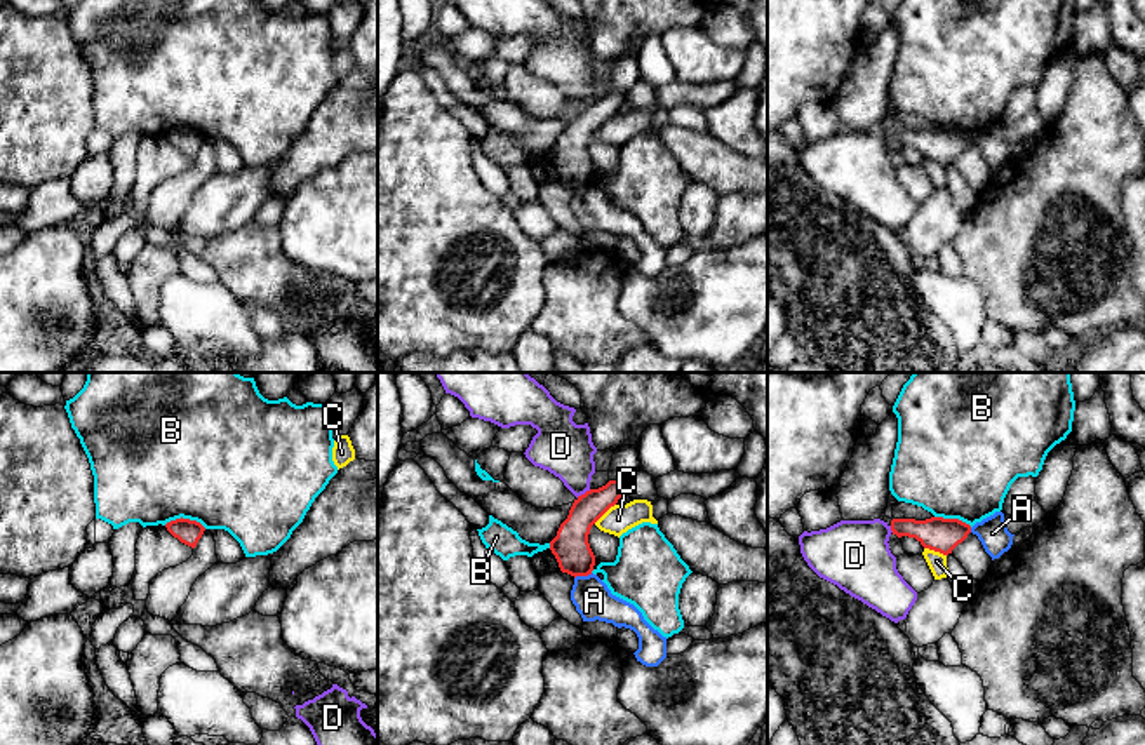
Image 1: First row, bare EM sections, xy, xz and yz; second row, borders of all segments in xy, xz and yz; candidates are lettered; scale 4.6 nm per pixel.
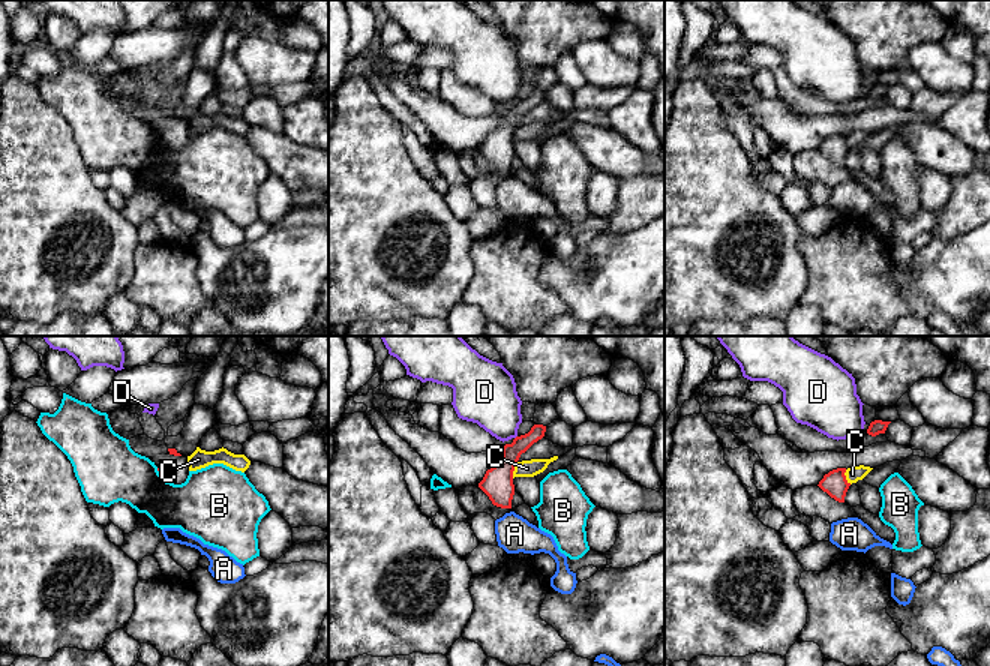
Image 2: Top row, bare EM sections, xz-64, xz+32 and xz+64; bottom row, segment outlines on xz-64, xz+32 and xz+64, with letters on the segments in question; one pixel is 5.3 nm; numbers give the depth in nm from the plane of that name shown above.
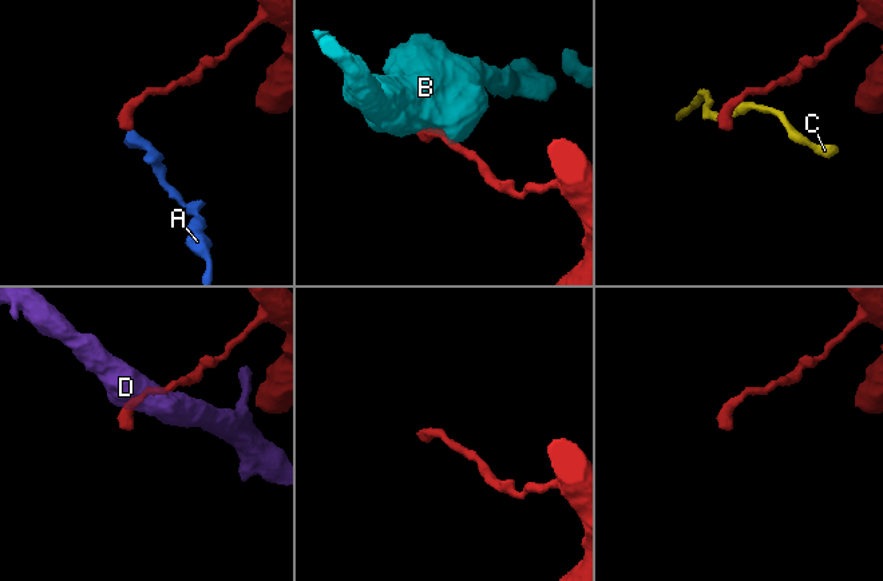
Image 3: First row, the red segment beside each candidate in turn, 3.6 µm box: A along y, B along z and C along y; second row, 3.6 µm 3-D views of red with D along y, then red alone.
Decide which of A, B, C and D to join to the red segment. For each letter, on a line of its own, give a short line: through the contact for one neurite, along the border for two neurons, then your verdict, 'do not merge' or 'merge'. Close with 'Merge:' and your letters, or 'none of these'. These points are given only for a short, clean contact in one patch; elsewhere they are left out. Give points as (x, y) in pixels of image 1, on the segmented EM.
A: xz (592, 573), (575, 578) | do not merge
B: do not merge
C: do not merge
D: do not merge
Merge: none of these

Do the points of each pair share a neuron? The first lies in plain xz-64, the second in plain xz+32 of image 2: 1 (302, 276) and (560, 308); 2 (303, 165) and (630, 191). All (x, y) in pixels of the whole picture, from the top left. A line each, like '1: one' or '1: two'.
1: two
2: two

